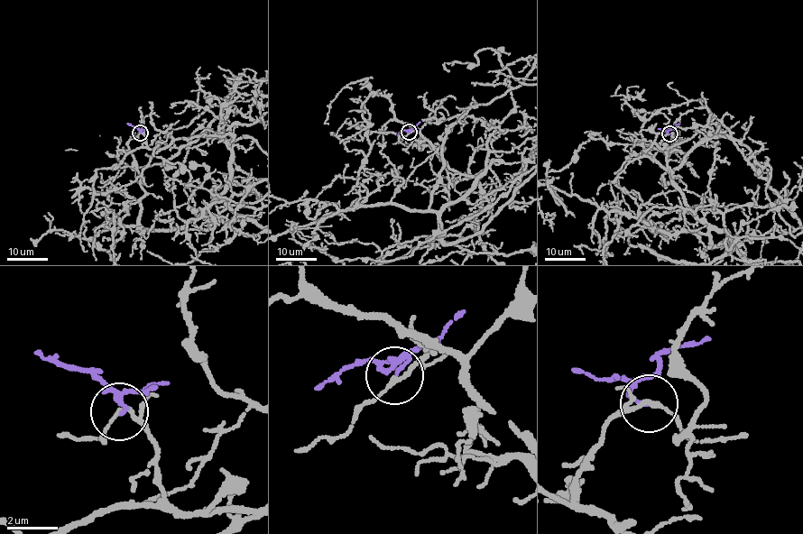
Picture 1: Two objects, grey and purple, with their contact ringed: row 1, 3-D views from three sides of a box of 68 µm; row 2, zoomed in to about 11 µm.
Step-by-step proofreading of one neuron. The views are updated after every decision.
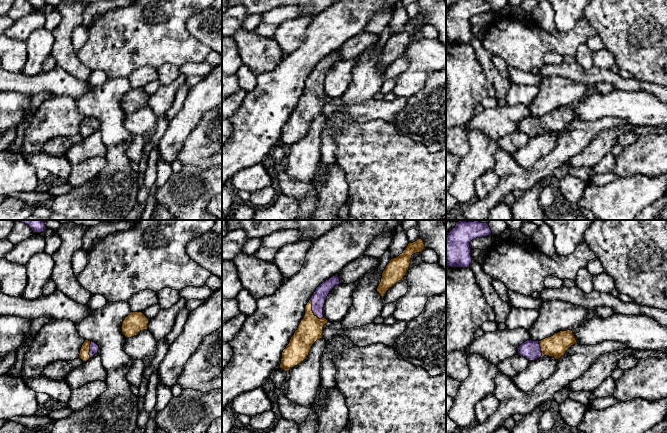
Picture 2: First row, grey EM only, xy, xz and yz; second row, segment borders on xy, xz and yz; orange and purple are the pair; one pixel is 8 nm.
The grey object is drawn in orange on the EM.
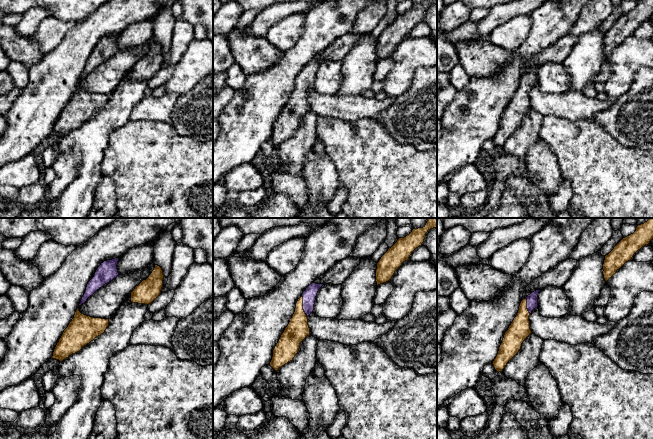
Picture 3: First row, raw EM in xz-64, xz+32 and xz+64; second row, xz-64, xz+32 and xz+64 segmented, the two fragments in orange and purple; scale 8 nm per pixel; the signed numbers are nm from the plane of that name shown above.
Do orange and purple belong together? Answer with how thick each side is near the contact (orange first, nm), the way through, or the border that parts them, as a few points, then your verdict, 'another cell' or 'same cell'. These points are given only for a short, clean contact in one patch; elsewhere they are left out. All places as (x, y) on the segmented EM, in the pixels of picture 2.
200/110 nm | across xz (310, 329), (312, 311), (318, 298) | same cell

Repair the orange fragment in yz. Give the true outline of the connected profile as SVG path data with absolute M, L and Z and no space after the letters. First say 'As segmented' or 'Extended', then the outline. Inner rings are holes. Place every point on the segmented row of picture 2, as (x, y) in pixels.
Extended. M572 330L560 331L541 341L525 341L519 346L518 355L525 357L529 361L544 356L554 357L559 360L575 344L577 344L577 340Z

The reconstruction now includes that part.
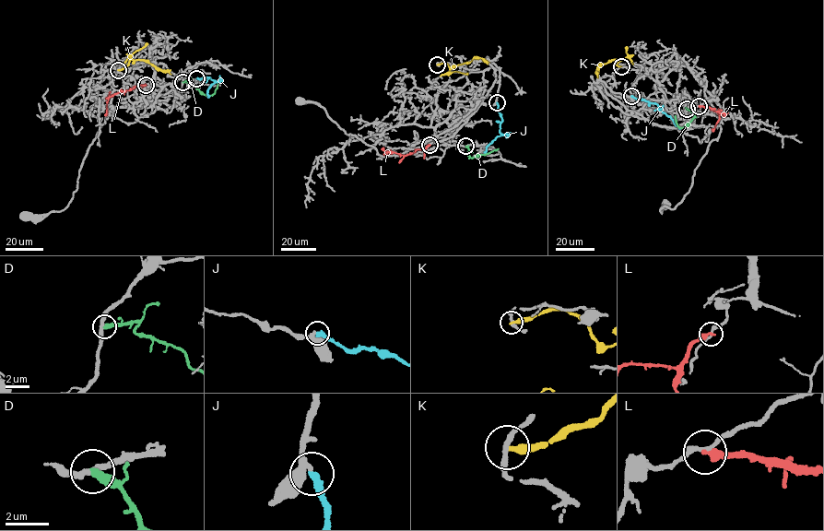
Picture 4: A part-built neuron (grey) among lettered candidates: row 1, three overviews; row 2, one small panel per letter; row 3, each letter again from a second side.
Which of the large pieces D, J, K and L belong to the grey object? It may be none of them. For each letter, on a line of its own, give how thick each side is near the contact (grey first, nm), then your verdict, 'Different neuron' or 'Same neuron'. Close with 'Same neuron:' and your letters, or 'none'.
D: Thickness 280 nm (grey) against 400 nm. Different neuron
J: Thickness 280 nm (grey) against 380 nm. Same neuron
K: Thickness 240 nm (grey) against 300 nm. Different neuron
L: Thickness 220 nm (grey) against 360 nm. Different neuron
Same neuron: J

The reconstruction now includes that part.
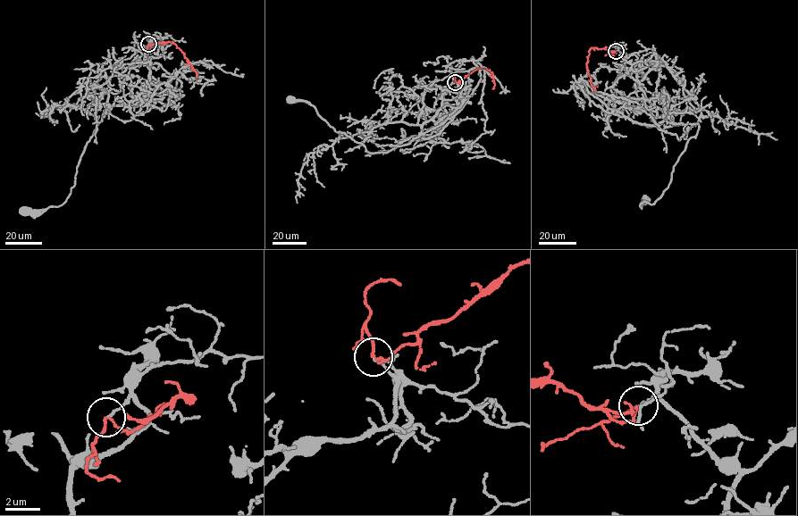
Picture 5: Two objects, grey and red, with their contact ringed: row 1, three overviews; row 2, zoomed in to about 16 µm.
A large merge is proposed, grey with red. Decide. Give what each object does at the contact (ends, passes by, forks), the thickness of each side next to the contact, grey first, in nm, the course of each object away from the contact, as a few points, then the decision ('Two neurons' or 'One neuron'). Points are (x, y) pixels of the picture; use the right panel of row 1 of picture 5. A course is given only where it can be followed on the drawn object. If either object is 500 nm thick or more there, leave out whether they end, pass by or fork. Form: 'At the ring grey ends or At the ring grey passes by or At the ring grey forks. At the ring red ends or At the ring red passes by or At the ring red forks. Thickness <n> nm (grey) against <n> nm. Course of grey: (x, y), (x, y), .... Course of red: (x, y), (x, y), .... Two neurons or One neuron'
At the ring grey ends. At the ring red passes by. Thickness 130 nm (grey) against 120 nm. Course of grey: (616, 51), (648, 101), (670, 121), (699, 126), (663, 195), (652, 204), (646, 199). Course of red: (616, 51), (590, 48), (586, 67), (595, 91). Two neurons

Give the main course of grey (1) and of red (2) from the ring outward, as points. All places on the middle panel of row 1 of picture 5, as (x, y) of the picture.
1: (455, 82), (422, 137), (387, 152), (367, 152), (313, 106), (291, 100)
2: (455, 82), (476, 69), (485, 68), (491, 71), (495, 85), (492, 88)

